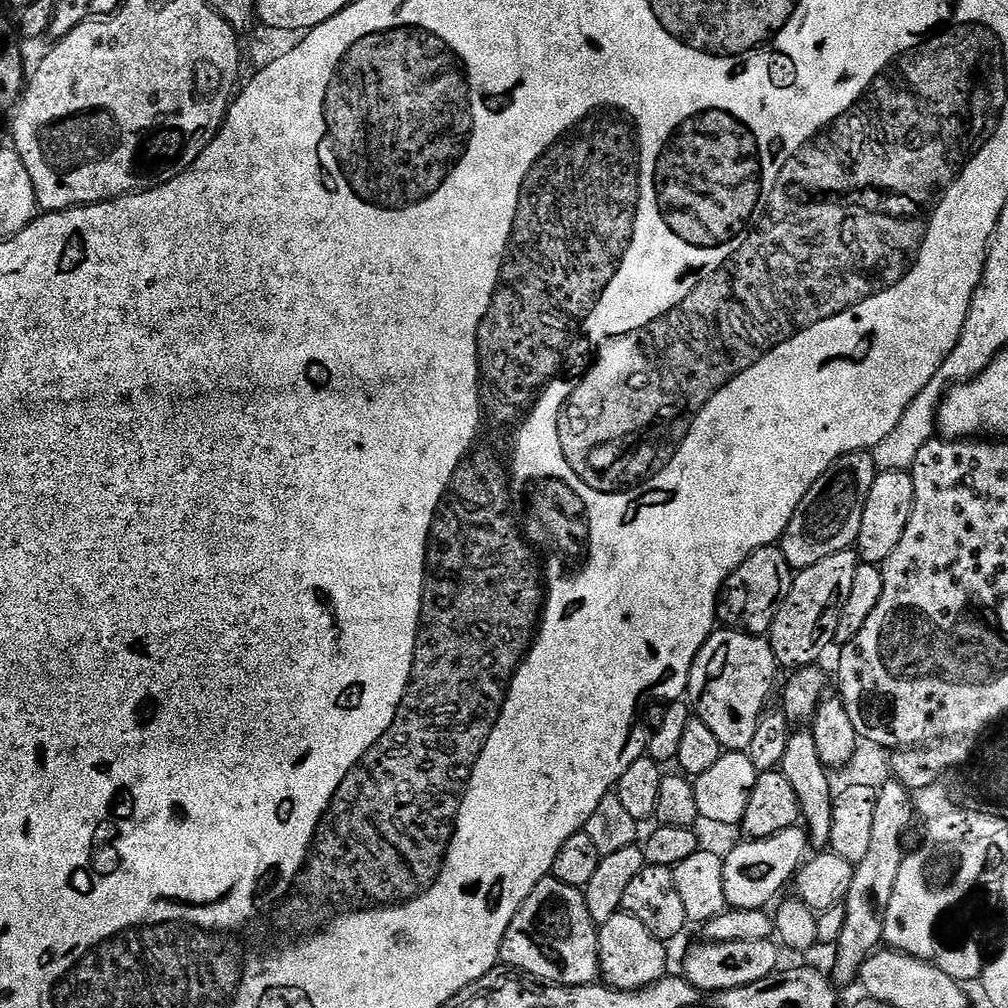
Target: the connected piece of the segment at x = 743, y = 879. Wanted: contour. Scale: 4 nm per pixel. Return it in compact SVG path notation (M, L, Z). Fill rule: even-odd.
M803 827L787 828L770 838L761 840L745 839L744 844L732 848L724 856L724 881L726 882L726 902L728 908L754 910L767 909L768 903L784 888L784 883L791 881L800 871L800 865L809 851L808 833Z

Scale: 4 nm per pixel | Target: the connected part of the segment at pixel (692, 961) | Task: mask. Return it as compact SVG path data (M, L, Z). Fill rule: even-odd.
M772 940L699 943L685 954L682 975L690 982L690 986L694 986L702 994L708 994L708 992L715 994L722 990L734 990L738 986L750 986L754 982L762 982L762 978L771 976L781 967L781 949Z

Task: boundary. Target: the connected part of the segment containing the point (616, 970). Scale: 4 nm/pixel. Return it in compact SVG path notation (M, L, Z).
M624 911L615 912L606 923L599 925L600 976L603 983L618 990L638 990L658 982L669 971L665 941L654 938L638 918Z

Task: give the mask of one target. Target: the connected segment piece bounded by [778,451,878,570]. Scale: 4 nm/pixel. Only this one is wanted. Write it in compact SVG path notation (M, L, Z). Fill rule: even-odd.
M871 451L851 452L833 462L830 470L810 486L778 544L793 570L814 566L814 562L849 551L855 545L862 526L862 510L866 510L866 497L870 495L870 486L874 486L877 471Z

